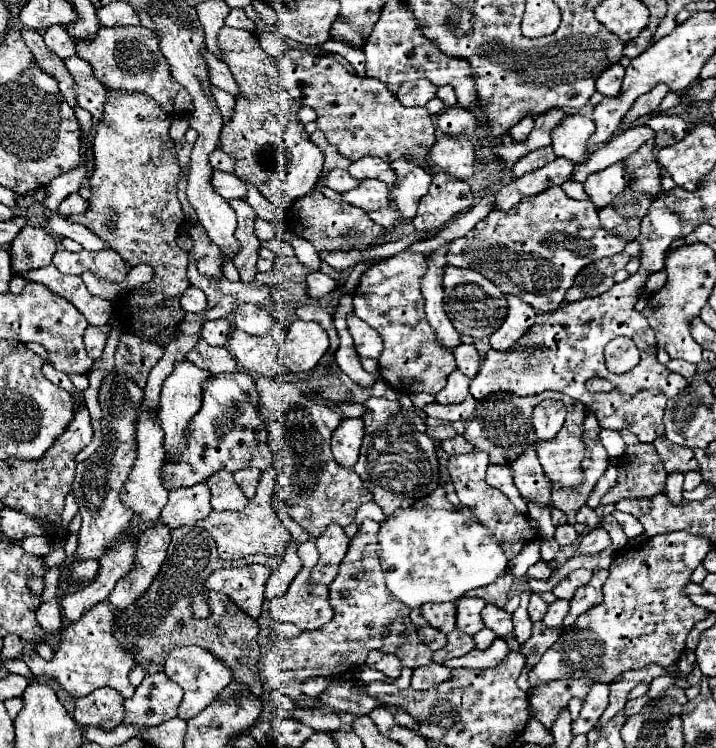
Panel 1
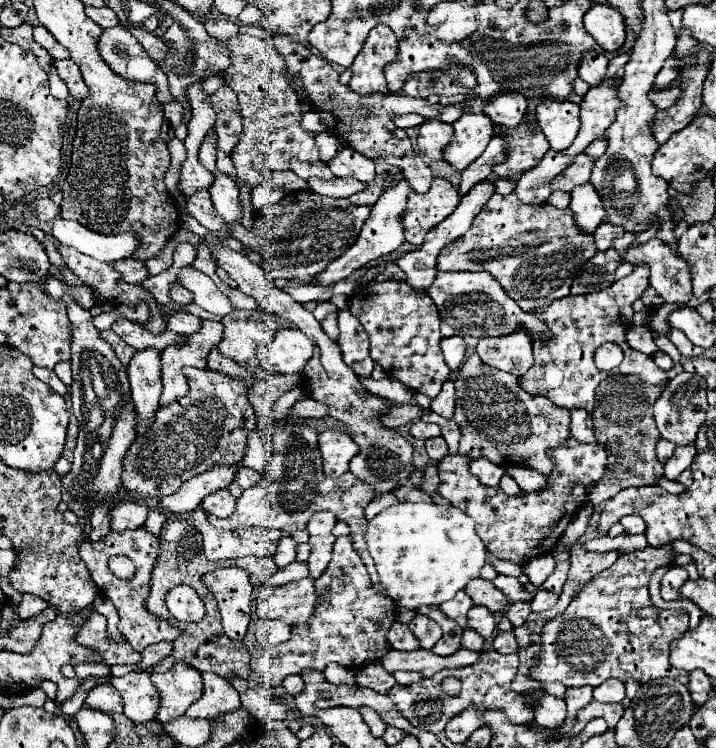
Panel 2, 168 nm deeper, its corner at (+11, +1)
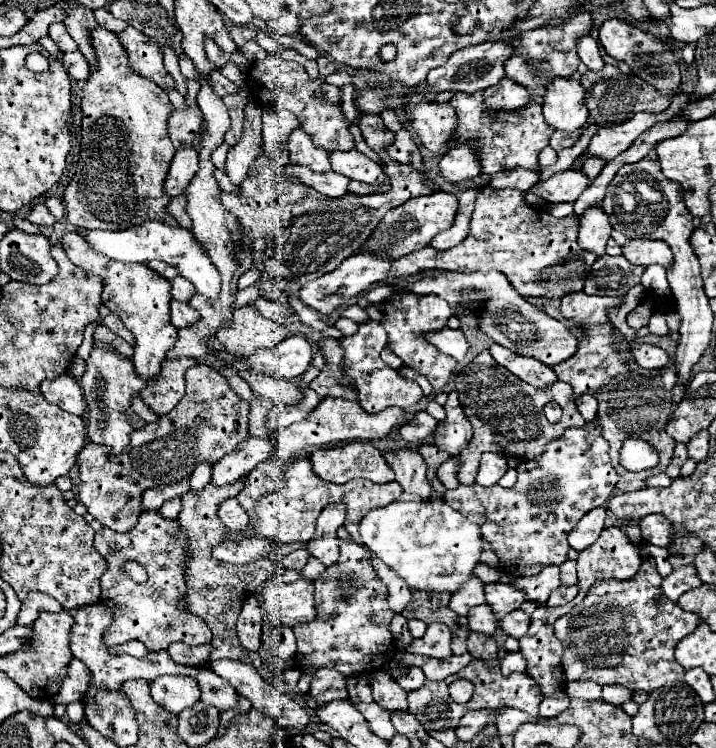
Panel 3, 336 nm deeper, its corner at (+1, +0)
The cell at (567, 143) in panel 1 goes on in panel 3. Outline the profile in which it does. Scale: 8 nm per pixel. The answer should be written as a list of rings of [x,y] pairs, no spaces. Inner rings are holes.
[[[556,77],[554,85],[546,87],[544,93],[544,119],[558,131],[578,131],[586,119],[588,109],[584,105],[584,87],[576,79]]]

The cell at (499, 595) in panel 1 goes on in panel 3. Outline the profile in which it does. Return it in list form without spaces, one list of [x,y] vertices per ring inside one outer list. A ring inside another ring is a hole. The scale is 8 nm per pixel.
[[[488,583],[486,585],[486,603],[492,607],[496,619],[502,619],[510,611],[516,611],[524,603],[524,593],[514,585],[504,583]]]

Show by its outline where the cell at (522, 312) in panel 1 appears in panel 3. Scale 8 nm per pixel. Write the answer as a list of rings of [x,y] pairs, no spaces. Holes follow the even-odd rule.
[[[492,345],[490,347],[492,357],[506,367],[510,373],[514,373],[518,379],[536,385],[536,387],[546,387],[552,385],[554,381],[558,381],[558,377],[554,377],[554,371],[550,367],[546,367],[544,363],[532,359],[532,357],[518,357],[516,353],[500,347],[500,345]]]

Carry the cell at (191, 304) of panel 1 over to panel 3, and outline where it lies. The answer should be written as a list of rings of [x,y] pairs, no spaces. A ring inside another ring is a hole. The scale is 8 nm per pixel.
[[[174,277],[172,279],[172,289],[170,289],[170,293],[172,293],[172,297],[174,299],[178,299],[178,301],[188,301],[192,295],[194,295],[194,285],[190,283],[190,281],[186,281],[184,277]]]

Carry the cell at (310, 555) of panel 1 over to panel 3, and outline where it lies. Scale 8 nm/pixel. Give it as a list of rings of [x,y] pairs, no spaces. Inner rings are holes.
[[[296,549],[296,551],[292,551],[292,553],[284,559],[284,567],[302,573],[302,567],[306,565],[308,557],[310,557],[310,553],[308,553],[306,549]]]

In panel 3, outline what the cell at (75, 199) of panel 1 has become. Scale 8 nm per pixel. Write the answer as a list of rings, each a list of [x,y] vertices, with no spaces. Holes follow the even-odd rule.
[[[42,203],[32,207],[32,211],[28,213],[28,221],[34,225],[54,225],[56,223],[56,219],[50,215],[50,211]]]

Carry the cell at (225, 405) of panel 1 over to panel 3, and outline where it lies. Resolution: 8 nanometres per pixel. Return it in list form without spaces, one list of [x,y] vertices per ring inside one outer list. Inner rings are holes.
[[[198,363],[184,373],[184,379],[186,393],[176,409],[162,415],[156,423],[136,429],[130,435],[130,445],[120,455],[106,457],[106,449],[102,449],[102,445],[94,445],[92,441],[88,441],[78,453],[76,465],[80,485],[76,501],[82,503],[96,521],[112,531],[124,533],[134,527],[142,513],[142,493],[146,489],[190,477],[198,461],[216,463],[248,437],[250,405],[230,389],[220,373],[206,363]]]

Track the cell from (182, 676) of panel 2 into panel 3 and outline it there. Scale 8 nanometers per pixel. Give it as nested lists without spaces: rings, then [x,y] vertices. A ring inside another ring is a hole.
[[[164,675],[150,683],[152,699],[166,711],[178,715],[186,707],[192,707],[200,699],[196,681],[184,675]]]

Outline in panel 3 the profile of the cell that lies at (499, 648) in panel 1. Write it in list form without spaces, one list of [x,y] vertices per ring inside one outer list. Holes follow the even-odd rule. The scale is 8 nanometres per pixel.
[[[404,653],[404,655],[400,657],[400,663],[420,667],[420,669],[424,671],[426,679],[432,679],[432,681],[442,681],[442,679],[458,673],[458,671],[460,671],[462,667],[466,667],[470,661],[472,661],[470,653],[464,653],[464,655],[460,655],[460,657],[452,655],[452,657],[444,659],[444,661],[438,661],[438,659],[434,659],[434,657],[424,657],[424,655],[410,655],[410,653]]]

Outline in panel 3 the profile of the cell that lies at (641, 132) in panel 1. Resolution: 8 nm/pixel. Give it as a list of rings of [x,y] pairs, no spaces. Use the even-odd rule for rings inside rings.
[[[570,169],[564,173],[556,173],[550,179],[530,187],[524,197],[526,205],[534,207],[542,207],[546,203],[574,203],[586,187],[588,177],[578,169]]]

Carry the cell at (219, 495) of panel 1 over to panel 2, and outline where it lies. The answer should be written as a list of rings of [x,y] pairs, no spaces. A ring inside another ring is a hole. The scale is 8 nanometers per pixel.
[[[224,488],[224,490],[216,490],[216,492],[210,492],[208,496],[204,496],[202,500],[202,508],[218,518],[228,518],[232,512],[234,512],[234,496]]]

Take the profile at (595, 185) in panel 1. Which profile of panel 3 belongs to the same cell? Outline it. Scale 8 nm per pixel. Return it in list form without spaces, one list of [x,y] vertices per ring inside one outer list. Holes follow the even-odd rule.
[[[588,209],[580,219],[578,245],[584,251],[594,253],[596,257],[604,255],[606,243],[610,239],[612,227],[608,223],[608,215],[602,209]]]

